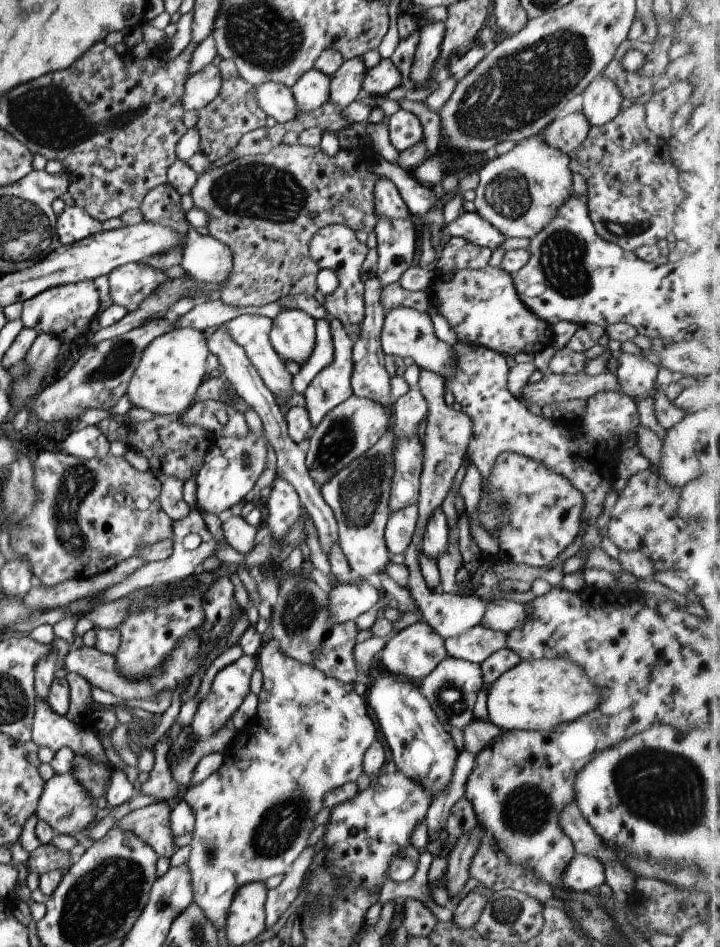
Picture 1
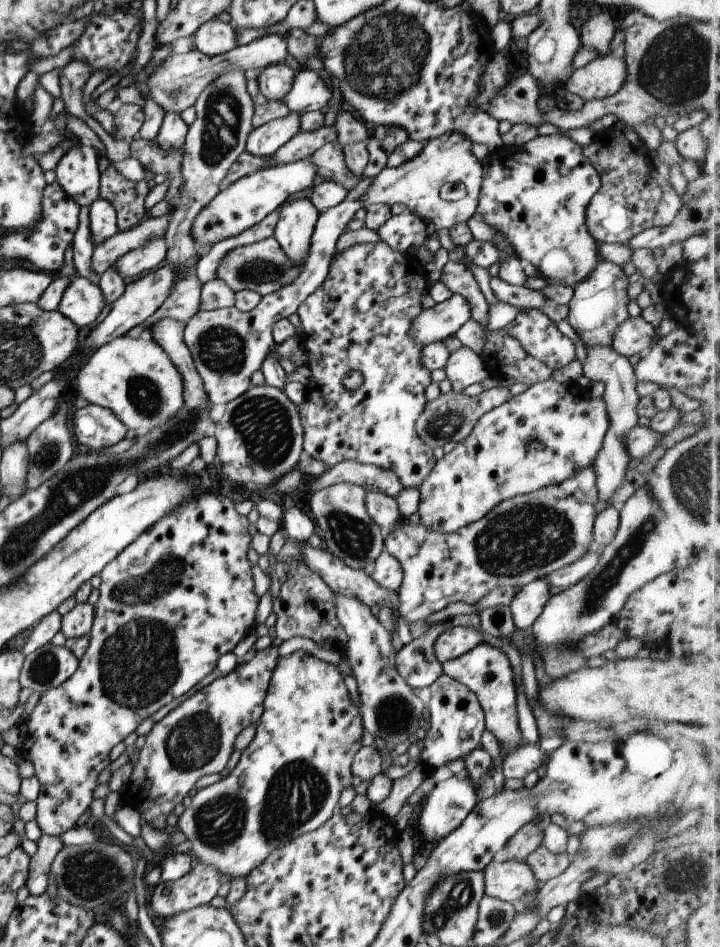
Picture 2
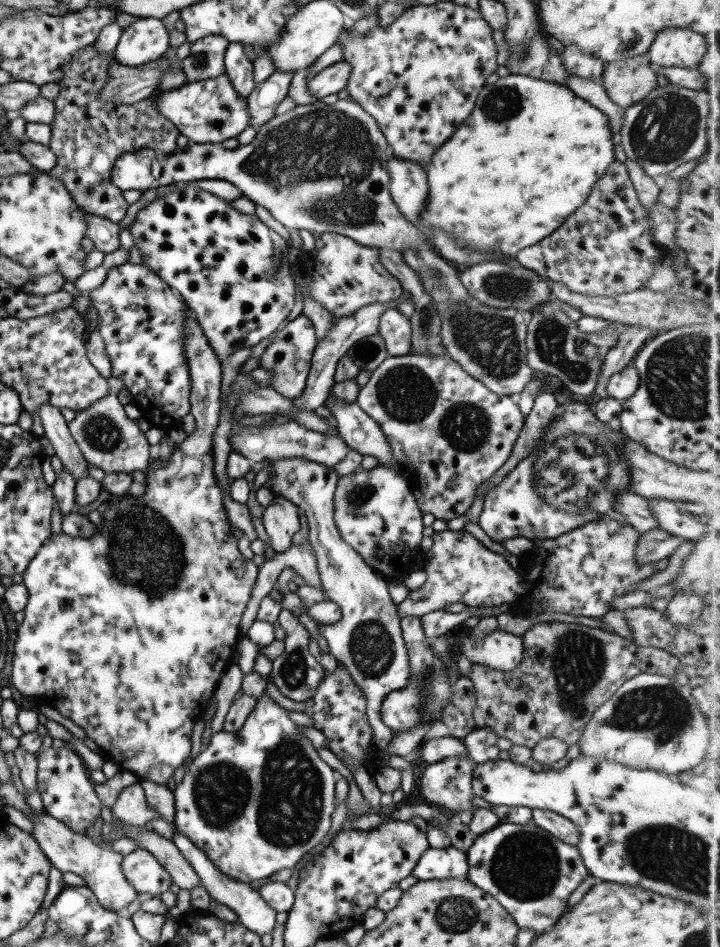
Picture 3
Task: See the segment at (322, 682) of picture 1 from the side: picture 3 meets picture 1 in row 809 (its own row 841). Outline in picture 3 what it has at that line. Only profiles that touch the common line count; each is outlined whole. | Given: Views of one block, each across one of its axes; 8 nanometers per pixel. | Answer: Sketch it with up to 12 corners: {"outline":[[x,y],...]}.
{"outline":[[266,692],[171,786],[238,882],[322,842],[338,772]]}

